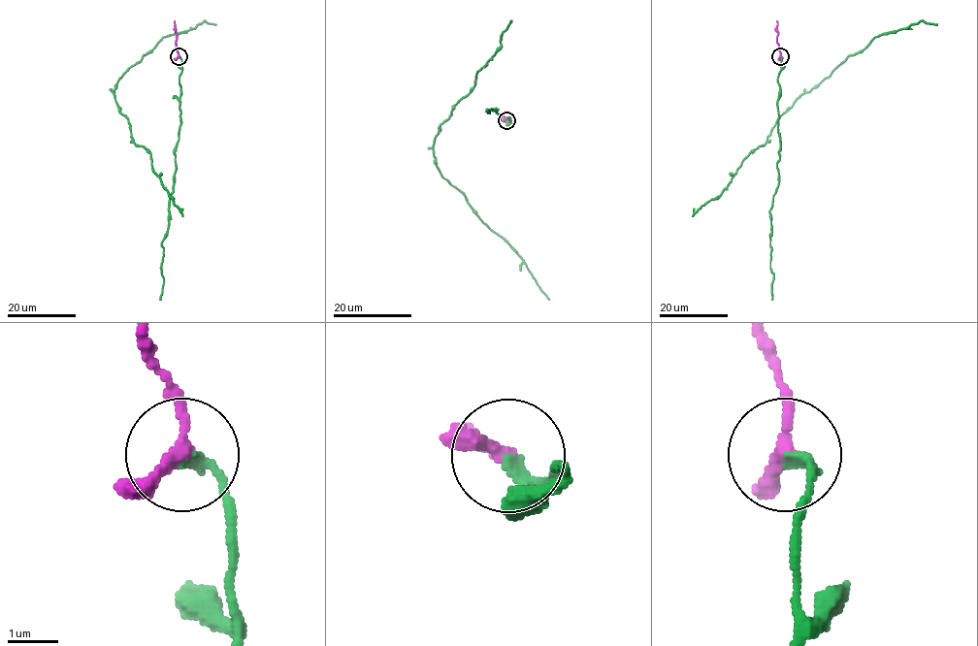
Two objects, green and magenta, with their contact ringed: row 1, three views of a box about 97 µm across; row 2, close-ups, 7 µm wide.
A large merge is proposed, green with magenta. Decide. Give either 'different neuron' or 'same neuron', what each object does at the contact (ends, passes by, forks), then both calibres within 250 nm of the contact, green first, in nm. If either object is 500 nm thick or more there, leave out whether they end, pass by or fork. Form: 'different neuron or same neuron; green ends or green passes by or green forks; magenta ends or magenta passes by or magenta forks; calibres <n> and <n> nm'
same neuron; green ends; magenta passes by; calibres 200 and 240 nm

